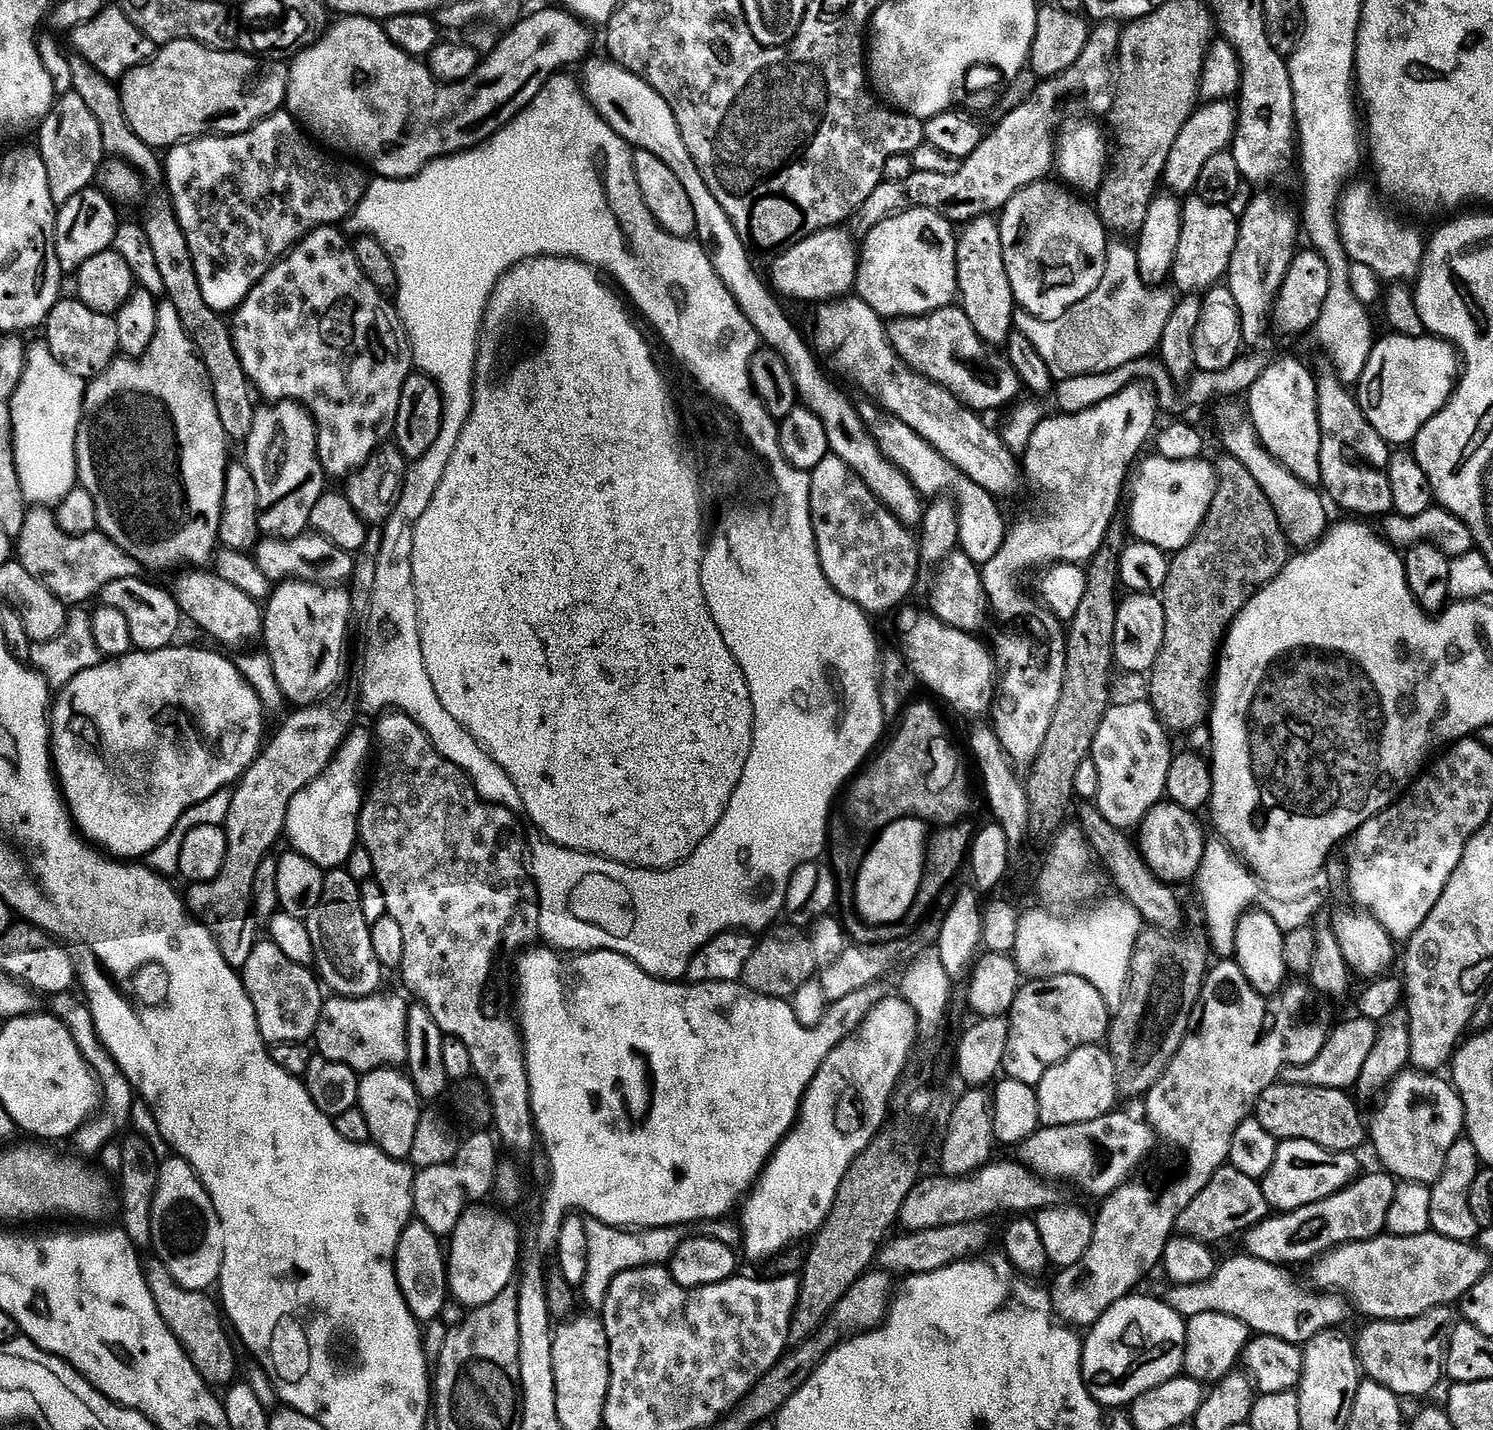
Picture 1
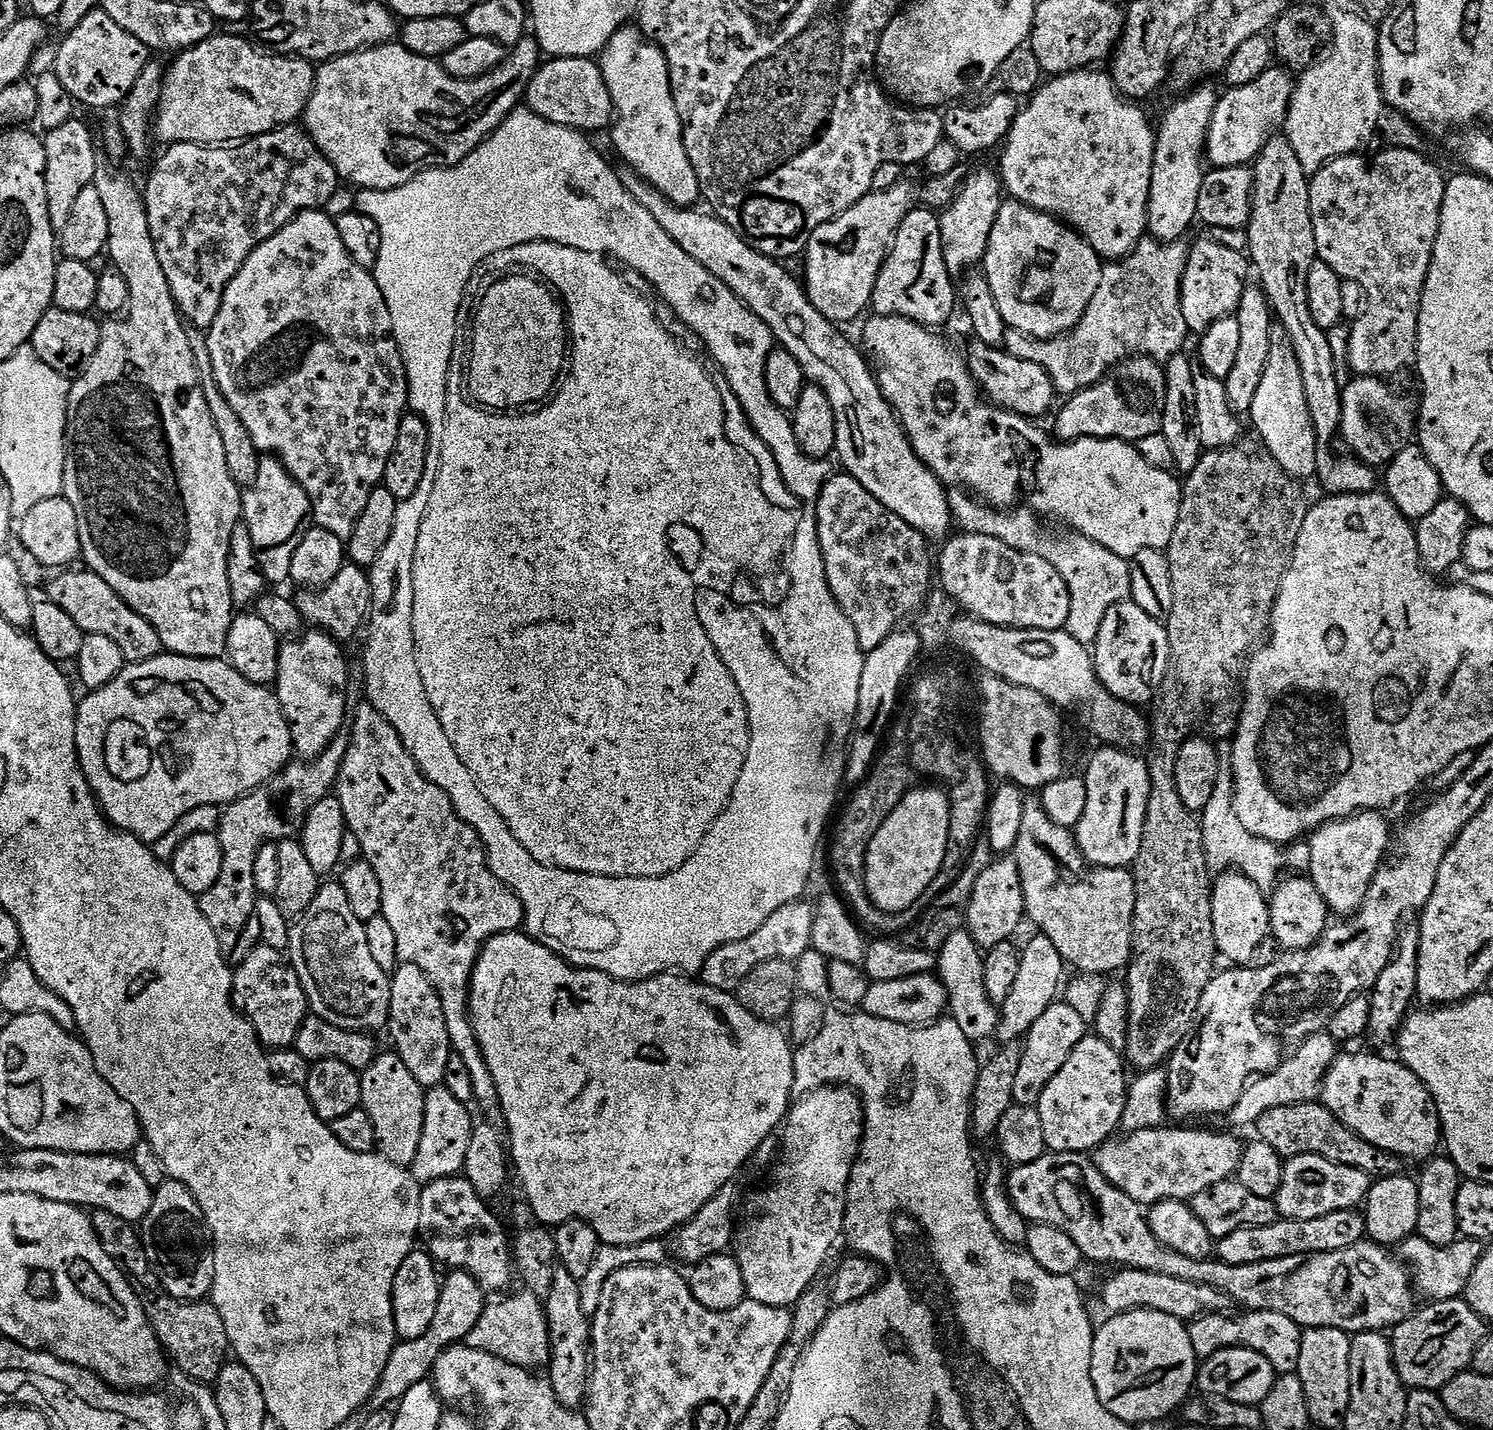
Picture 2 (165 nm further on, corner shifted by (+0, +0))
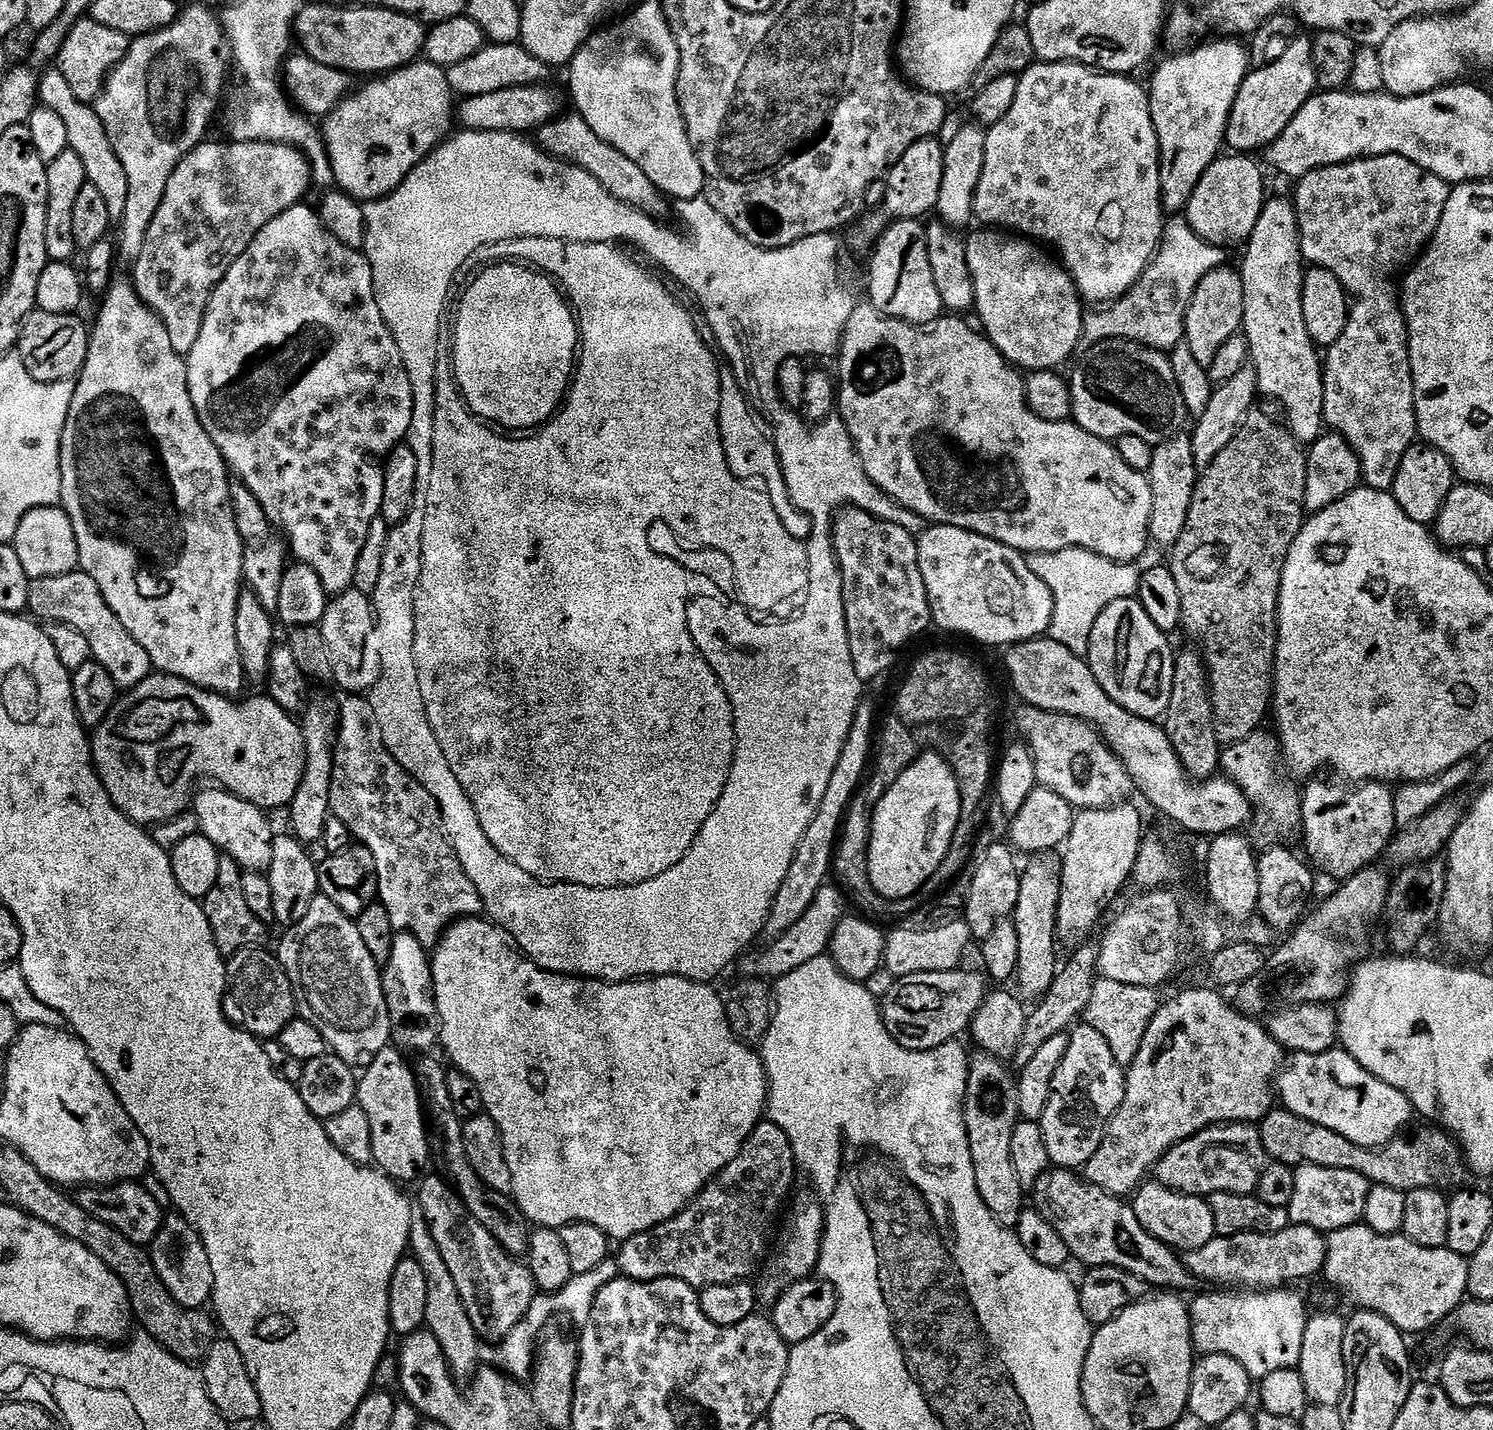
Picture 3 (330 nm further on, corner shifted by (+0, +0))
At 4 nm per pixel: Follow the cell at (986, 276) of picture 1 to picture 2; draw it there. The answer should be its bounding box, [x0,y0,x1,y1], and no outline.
[939,168,1002,274]

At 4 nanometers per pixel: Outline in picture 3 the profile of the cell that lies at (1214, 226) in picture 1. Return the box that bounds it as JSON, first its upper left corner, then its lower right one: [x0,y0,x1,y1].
[1184,266,1244,368]

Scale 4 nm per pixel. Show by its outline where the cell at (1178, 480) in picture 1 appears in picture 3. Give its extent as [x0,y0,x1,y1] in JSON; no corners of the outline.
[838,302,1154,564]

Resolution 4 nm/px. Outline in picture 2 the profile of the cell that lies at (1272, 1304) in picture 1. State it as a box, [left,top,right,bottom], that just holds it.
[1100,1268,1230,1322]

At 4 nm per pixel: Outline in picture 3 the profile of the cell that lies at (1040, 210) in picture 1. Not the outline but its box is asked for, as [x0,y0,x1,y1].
[965,230,1085,373]

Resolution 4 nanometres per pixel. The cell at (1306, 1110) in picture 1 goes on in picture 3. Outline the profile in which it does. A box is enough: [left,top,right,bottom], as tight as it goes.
[1258,1106,1465,1194]

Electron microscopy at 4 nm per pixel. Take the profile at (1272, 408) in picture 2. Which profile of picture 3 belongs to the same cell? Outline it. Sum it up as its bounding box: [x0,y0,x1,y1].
[1238,199,1325,446]

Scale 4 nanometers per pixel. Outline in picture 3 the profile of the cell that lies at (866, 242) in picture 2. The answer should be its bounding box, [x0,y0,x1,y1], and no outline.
[850,138,944,253]

